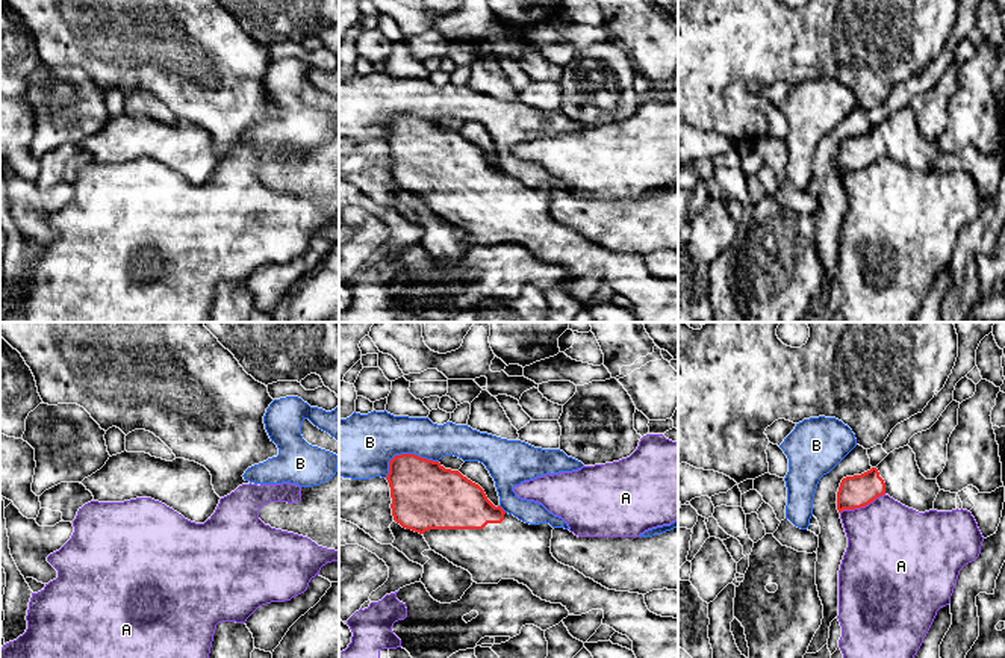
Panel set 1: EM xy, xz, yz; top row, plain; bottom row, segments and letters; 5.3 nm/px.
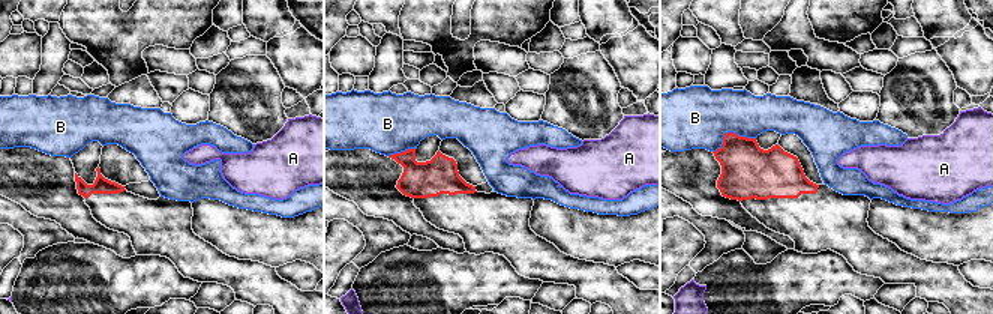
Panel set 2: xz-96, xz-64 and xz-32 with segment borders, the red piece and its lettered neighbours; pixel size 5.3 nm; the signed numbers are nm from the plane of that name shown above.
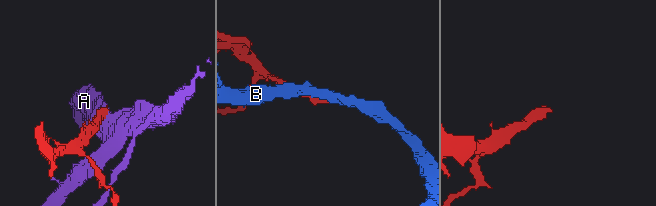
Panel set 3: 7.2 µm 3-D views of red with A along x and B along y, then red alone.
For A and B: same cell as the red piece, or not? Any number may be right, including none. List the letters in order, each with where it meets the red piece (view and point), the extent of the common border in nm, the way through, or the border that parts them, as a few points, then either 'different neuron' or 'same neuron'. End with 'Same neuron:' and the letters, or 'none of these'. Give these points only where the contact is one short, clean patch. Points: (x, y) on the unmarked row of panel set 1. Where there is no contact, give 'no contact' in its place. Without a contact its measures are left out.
A: contact yz (861, 167); length 260 nm; different neuron
B: contact xz (406, 115); length 300 nm; different neuron
Same neuron: none of these

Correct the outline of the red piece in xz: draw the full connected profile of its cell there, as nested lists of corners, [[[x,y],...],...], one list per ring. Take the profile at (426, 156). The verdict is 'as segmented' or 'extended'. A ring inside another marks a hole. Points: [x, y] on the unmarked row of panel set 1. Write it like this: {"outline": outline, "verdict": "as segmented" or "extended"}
{"outline": [[[415,115],[395,116],[386,138],[390,148],[392,177],[397,185],[424,197],[430,210],[457,228],[468,231],[477,245],[515,241],[534,257],[562,265],[569,275],[581,277],[602,271],[602,286],[627,296],[639,322],[678,322],[678,280],[651,274],[645,257],[602,248],[574,228],[559,224],[551,215],[552,188],[530,186],[495,168],[484,151],[459,132]]], "verdict": "extended"}

